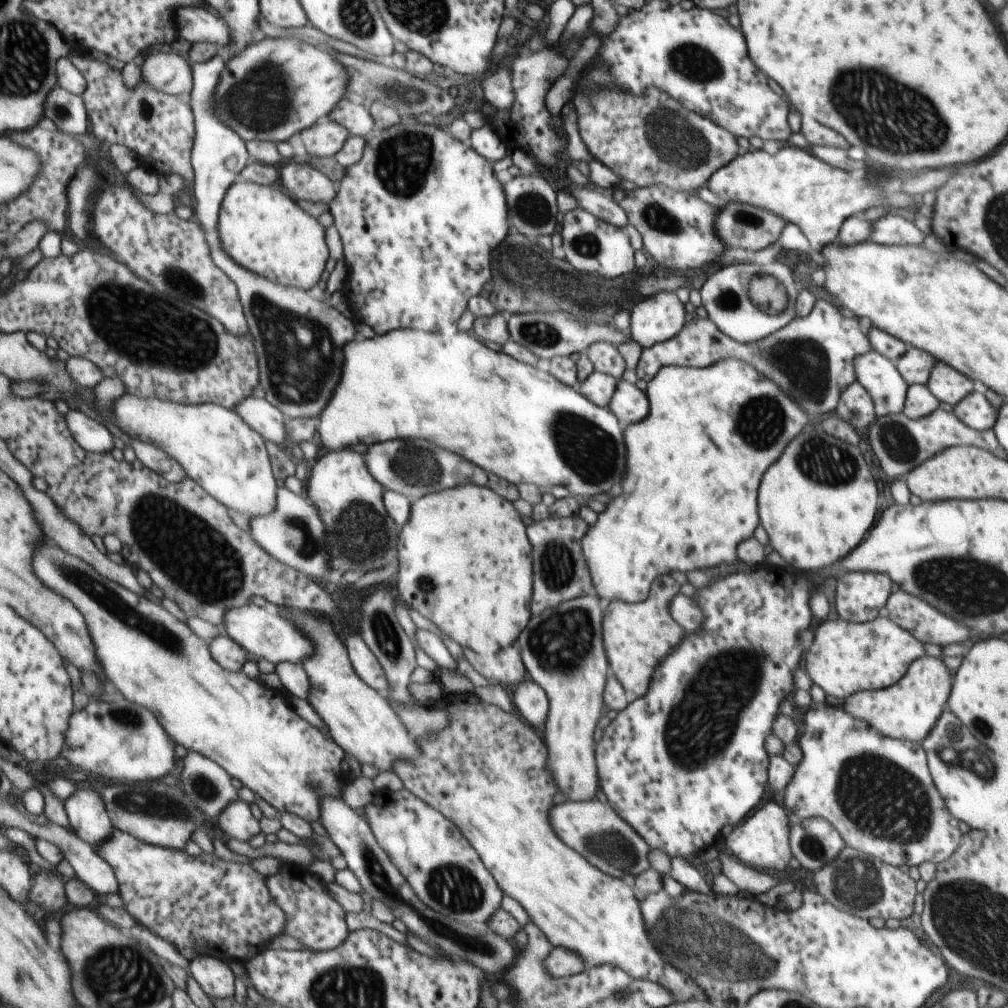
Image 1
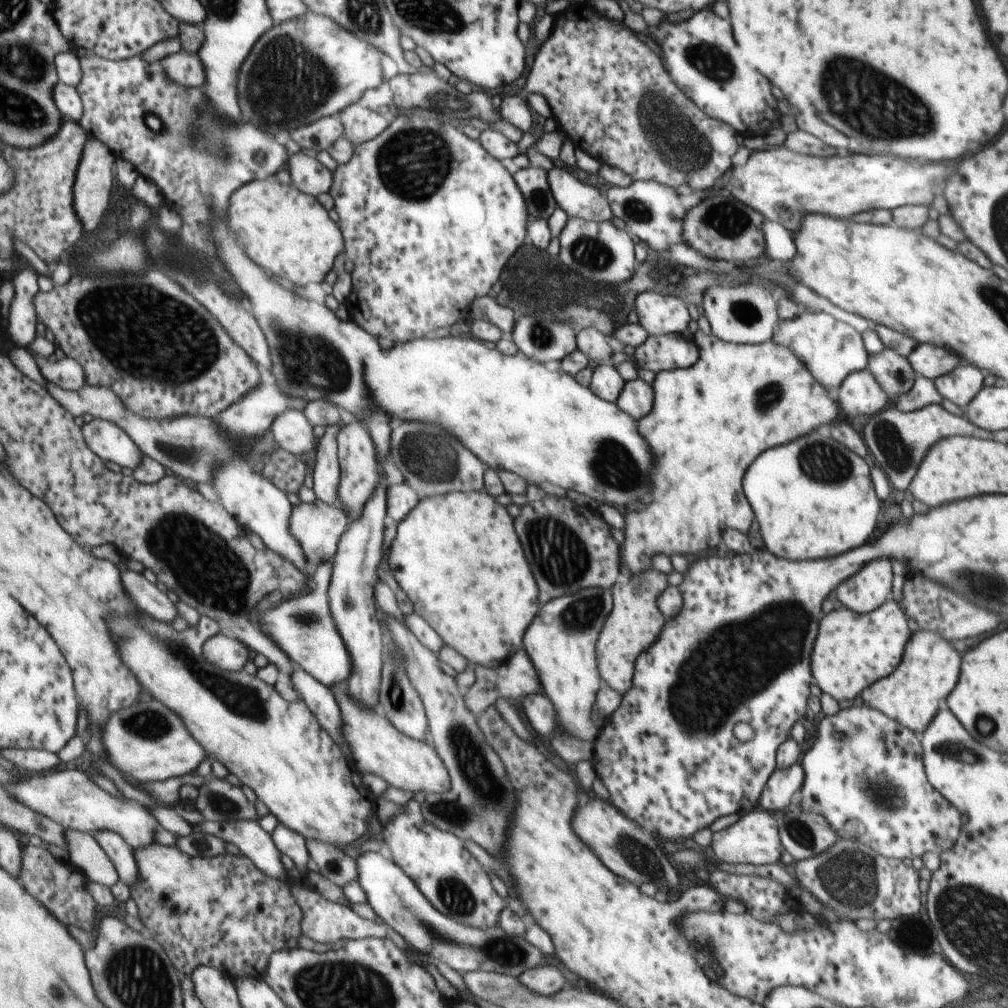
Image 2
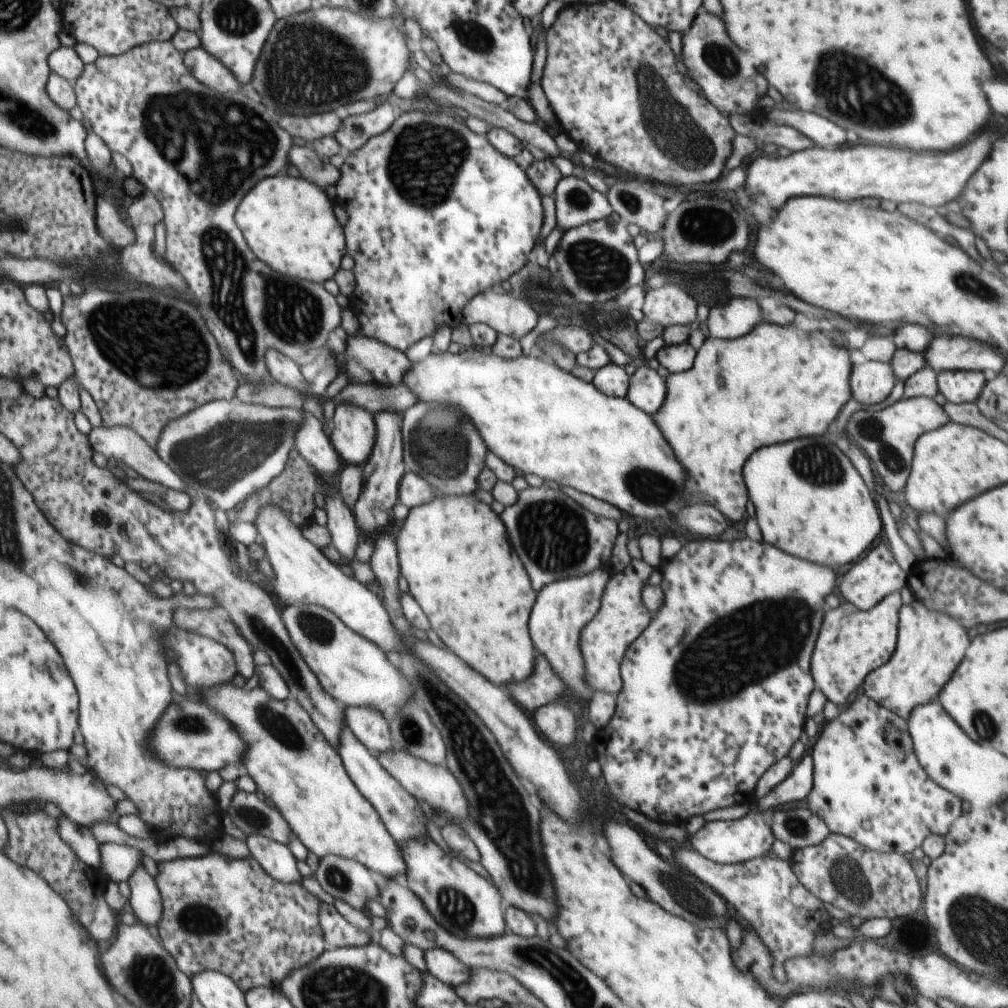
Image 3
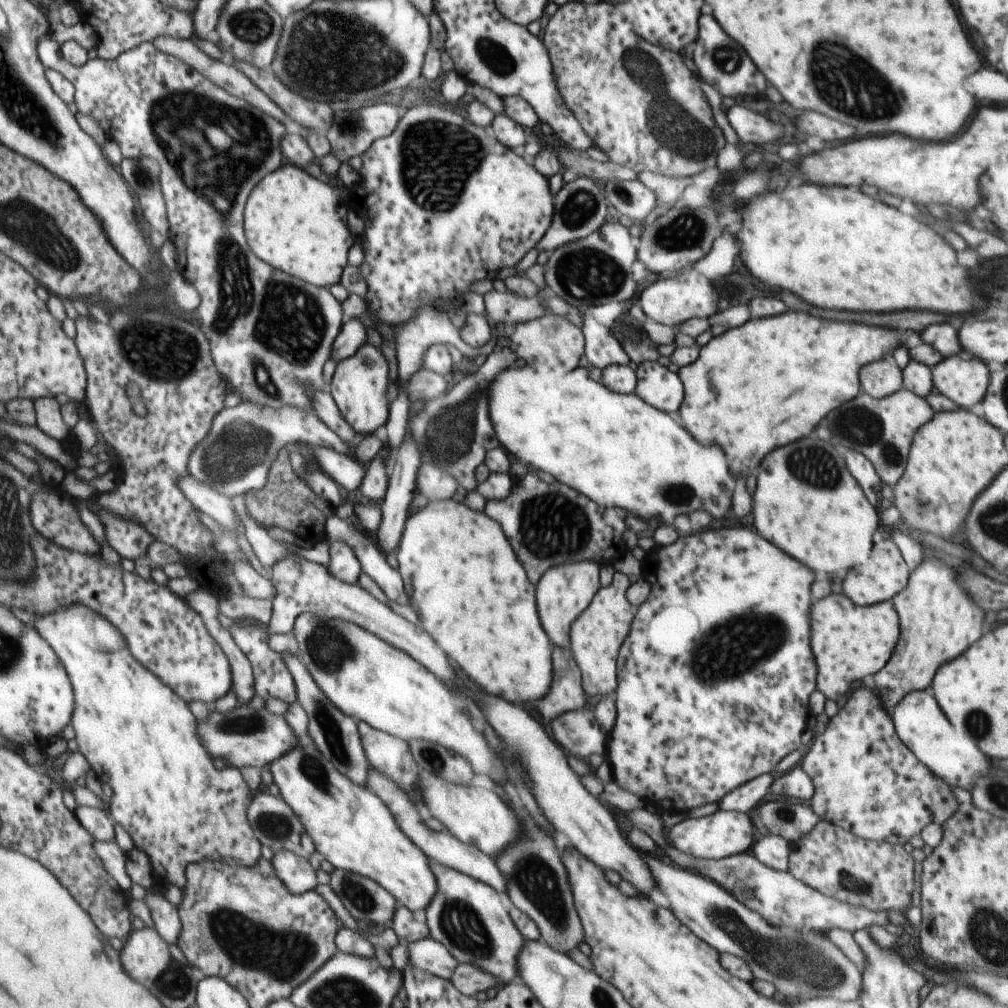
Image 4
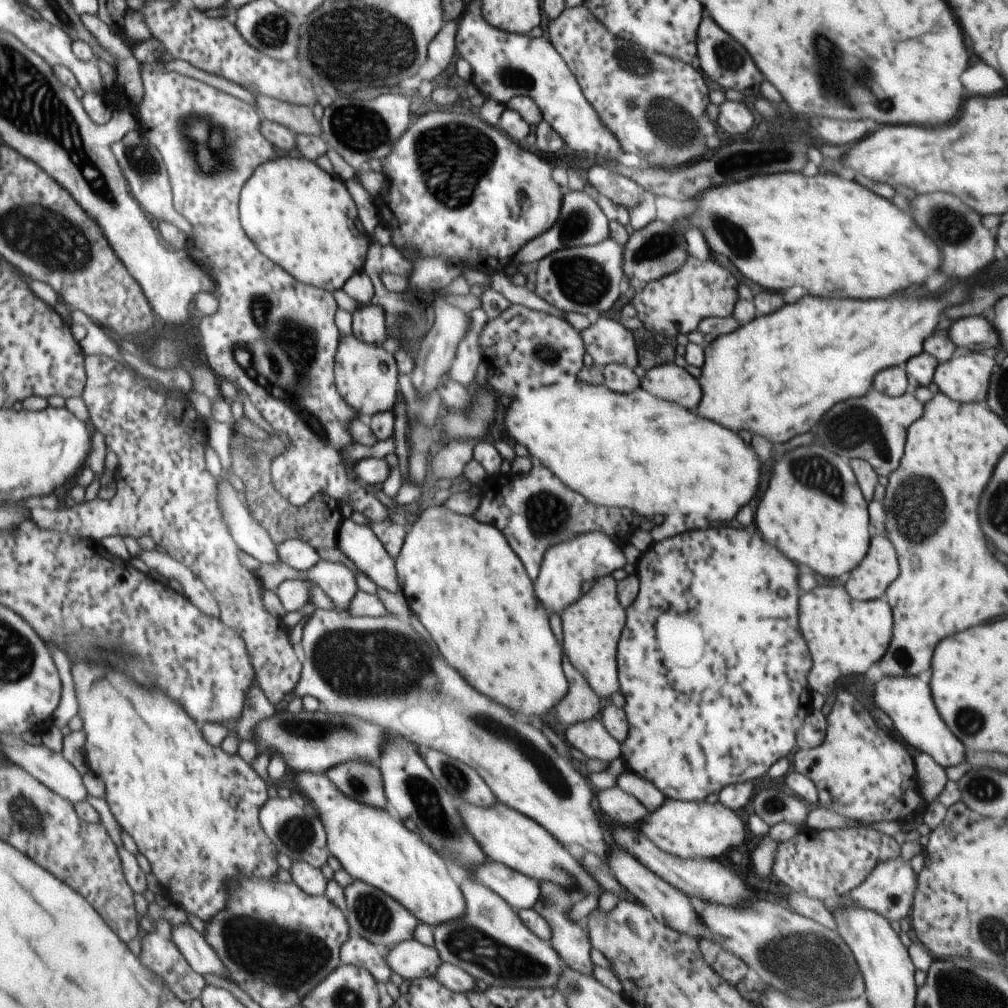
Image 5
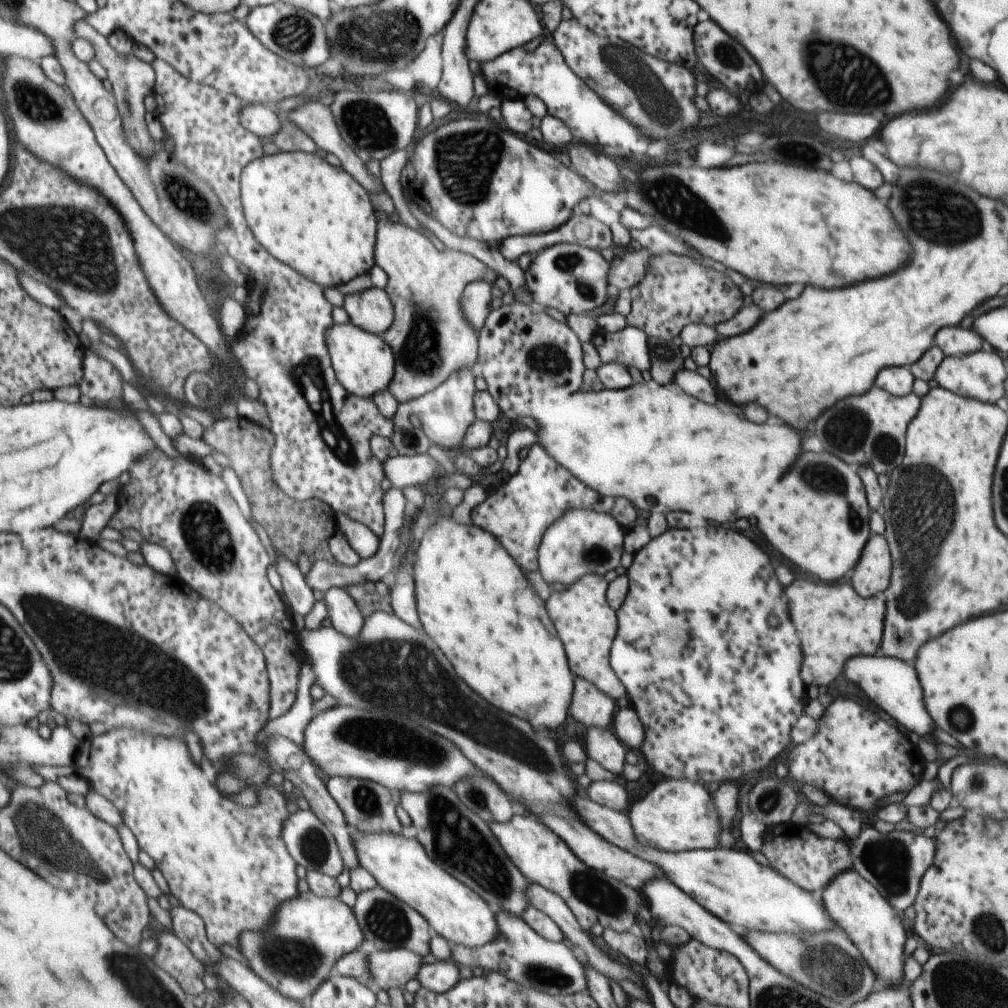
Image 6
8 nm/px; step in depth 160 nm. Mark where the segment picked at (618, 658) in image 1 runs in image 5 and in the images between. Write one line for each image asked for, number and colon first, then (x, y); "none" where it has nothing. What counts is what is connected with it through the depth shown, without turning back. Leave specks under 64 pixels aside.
2: (634, 623)
3: (622, 616)
4: (595, 638)
5: (591, 626)

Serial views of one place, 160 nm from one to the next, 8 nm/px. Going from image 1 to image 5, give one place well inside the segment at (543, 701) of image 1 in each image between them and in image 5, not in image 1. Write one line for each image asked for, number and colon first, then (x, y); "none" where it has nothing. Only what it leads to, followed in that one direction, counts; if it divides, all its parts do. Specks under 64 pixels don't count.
2: (538, 710)
3: (555, 720)
4: (577, 730)
5: (589, 737)

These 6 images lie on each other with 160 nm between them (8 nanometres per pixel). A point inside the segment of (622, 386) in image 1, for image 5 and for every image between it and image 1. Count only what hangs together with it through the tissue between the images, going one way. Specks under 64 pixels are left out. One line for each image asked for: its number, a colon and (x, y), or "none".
2: (635, 398)
3: (646, 391)
4: (662, 389)
5: (671, 383)

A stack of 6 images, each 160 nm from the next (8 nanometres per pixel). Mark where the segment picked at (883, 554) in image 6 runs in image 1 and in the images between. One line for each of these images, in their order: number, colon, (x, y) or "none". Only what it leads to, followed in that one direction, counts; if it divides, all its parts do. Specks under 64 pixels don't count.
1: (859, 596)
2: (863, 592)
3: (874, 576)
4: (884, 574)
5: (880, 567)

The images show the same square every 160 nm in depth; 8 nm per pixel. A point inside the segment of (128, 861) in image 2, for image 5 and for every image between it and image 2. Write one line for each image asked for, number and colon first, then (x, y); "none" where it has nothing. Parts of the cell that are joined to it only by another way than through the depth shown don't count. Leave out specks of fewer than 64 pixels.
3: (145, 898)
4: (166, 917)
5: (199, 953)

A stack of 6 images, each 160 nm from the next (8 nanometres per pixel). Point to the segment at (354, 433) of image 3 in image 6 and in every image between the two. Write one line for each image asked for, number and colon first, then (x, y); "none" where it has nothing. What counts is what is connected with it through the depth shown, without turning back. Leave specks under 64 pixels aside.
4: (360, 385)
5: (367, 375)
6: (365, 363)

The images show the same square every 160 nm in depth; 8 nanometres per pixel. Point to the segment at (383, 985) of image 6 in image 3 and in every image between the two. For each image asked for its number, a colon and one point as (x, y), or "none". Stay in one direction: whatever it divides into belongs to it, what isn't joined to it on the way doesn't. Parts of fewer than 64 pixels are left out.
3: (443, 964)
4: (429, 955)
5: (411, 959)

